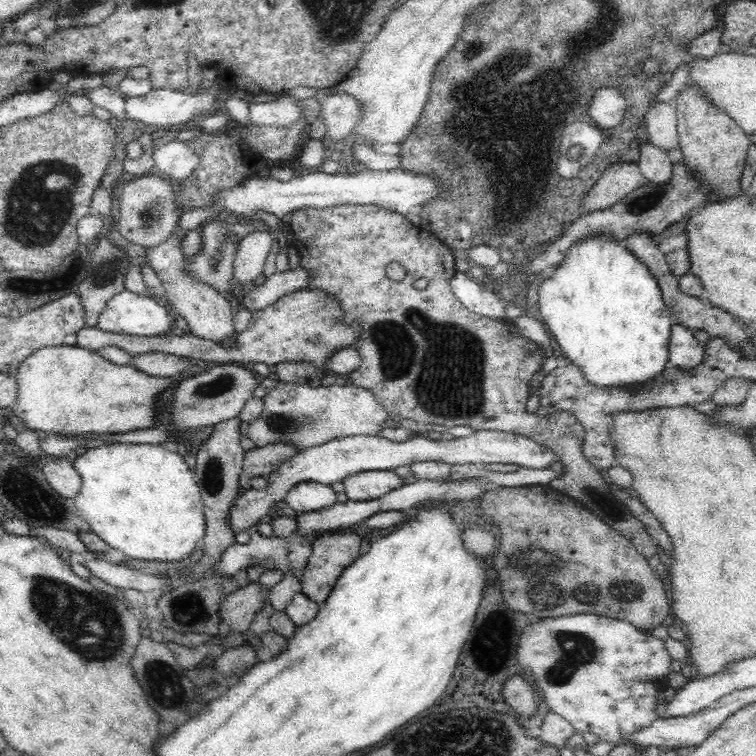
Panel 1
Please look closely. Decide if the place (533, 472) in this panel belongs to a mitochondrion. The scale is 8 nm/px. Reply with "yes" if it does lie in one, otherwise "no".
no

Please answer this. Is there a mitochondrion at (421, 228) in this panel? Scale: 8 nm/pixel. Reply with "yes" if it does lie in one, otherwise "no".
no

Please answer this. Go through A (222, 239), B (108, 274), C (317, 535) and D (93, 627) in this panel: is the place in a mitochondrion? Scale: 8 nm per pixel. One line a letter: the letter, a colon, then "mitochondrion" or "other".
A: mitochondrion
B: mitochondrion
C: other
D: mitochondrion

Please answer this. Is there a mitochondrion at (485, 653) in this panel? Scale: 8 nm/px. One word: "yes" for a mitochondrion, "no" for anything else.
no

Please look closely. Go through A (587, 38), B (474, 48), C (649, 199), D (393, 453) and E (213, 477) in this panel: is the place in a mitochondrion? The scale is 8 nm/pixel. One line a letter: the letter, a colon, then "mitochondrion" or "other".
A: other
B: other
C: mitochondrion
D: other
E: mitochondrion

